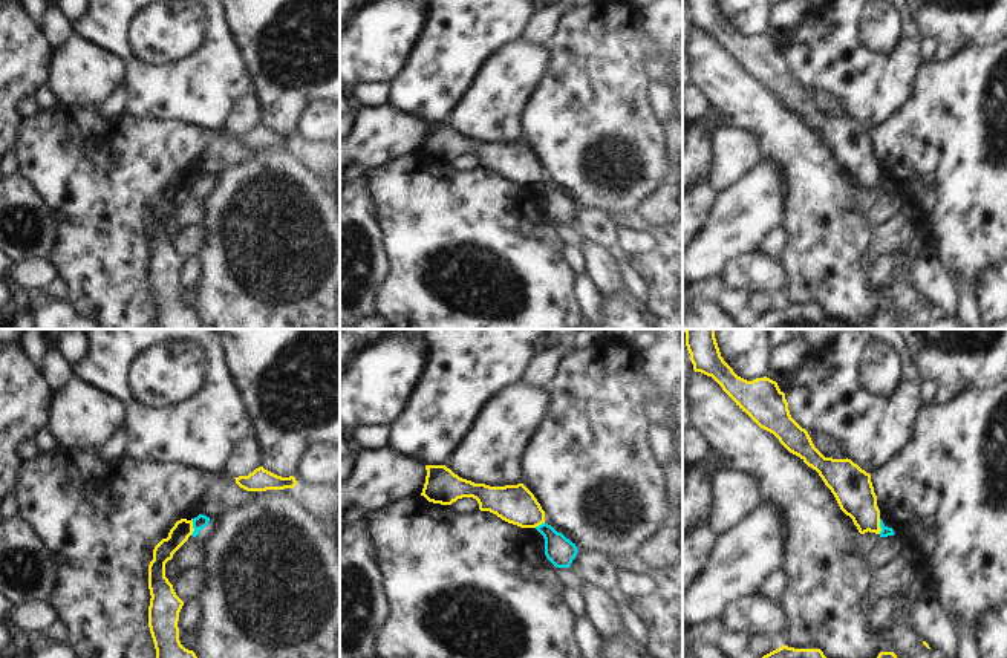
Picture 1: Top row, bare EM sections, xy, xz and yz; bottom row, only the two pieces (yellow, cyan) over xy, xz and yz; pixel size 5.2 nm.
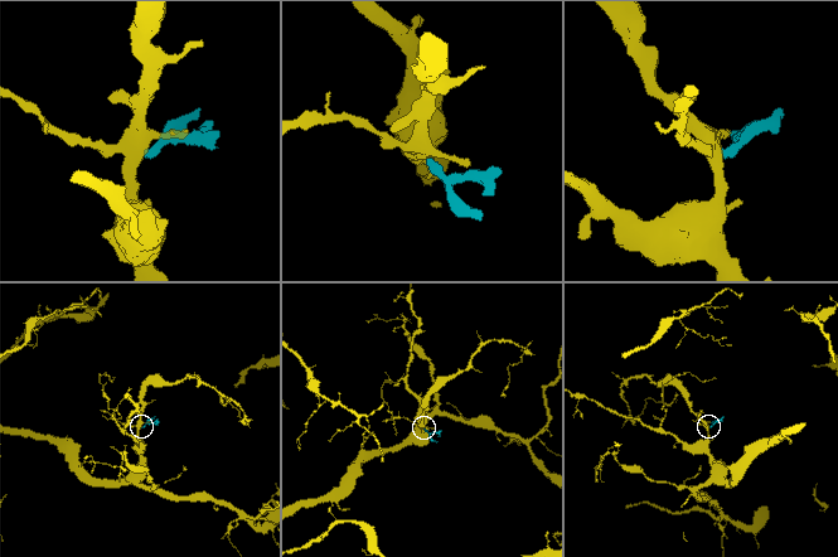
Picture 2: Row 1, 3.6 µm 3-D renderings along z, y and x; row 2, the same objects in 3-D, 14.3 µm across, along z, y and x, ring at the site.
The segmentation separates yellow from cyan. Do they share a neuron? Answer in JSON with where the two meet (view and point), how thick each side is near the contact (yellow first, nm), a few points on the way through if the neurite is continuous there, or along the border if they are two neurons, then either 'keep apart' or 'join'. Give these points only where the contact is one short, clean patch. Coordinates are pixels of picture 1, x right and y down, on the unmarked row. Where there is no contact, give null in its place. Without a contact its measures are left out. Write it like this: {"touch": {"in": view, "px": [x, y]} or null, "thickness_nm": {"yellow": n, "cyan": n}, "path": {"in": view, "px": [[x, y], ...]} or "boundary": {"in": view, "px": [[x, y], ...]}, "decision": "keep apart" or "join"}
{"touch": {"in": "xy", "px": [192, 184]}, "thickness_nm": {"yellow": 100, "cyan": 70}, "boundary": {"in": "xy", "px": [[193, 176], [193, 188], [190, 192]]}, "decision": "keep apart"}

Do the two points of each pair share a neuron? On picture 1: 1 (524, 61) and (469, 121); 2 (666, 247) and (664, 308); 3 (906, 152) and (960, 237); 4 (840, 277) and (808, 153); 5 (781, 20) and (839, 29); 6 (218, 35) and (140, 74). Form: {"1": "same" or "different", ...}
{"1": "same", "2": "same", "3": "same", "4": "same", "5": "different", "6": "same"}

